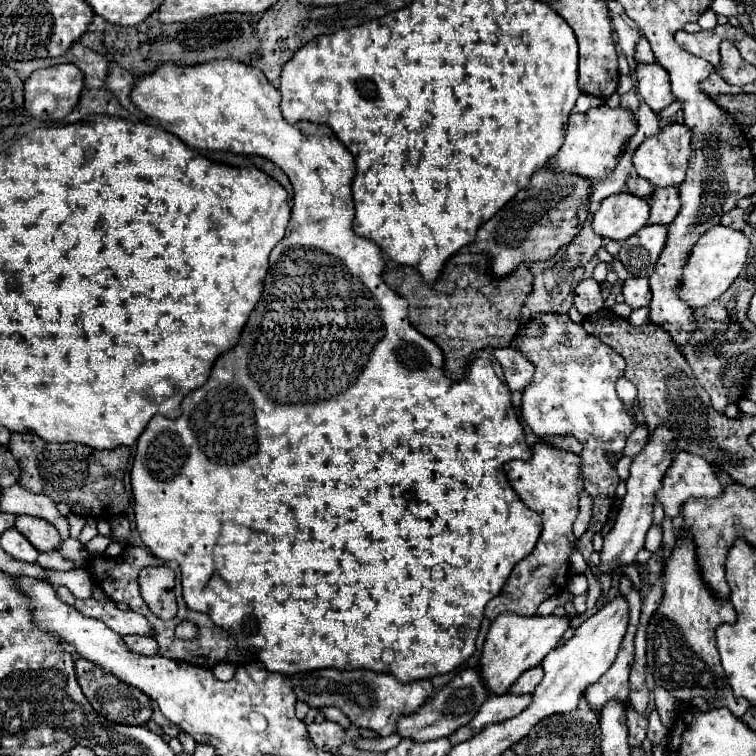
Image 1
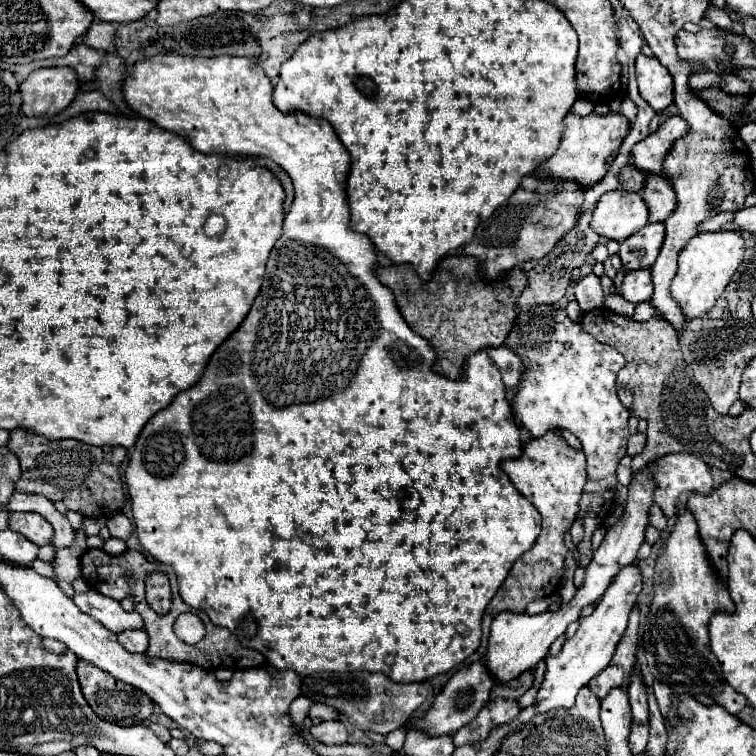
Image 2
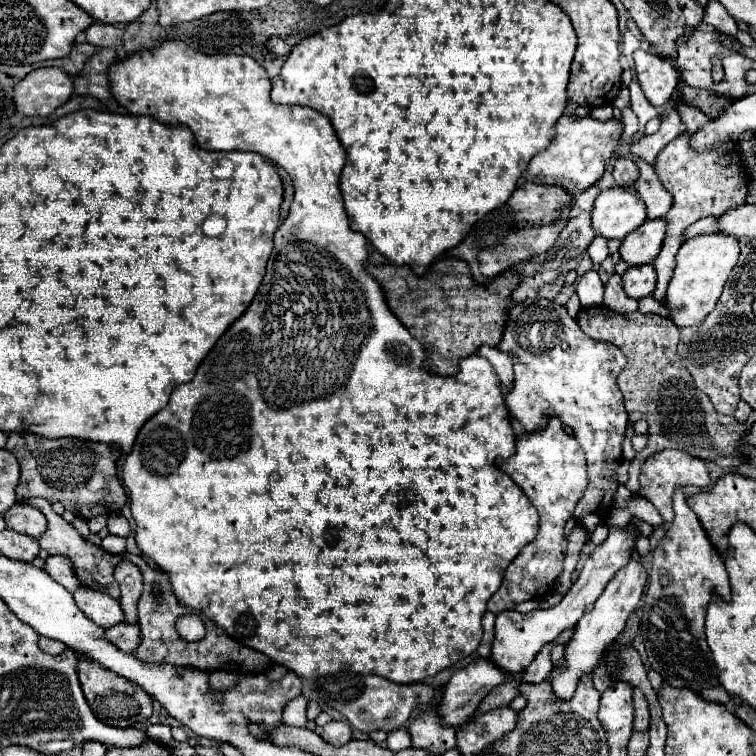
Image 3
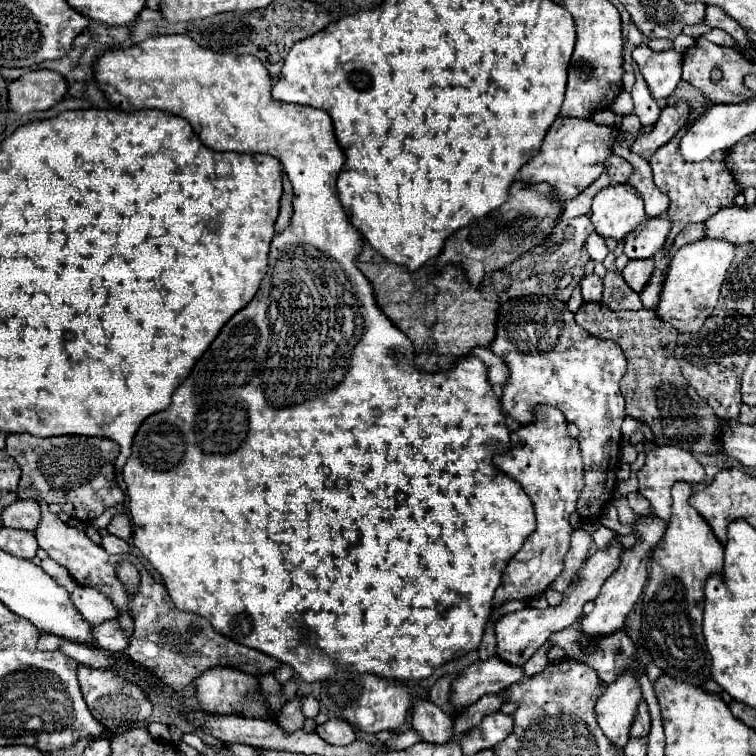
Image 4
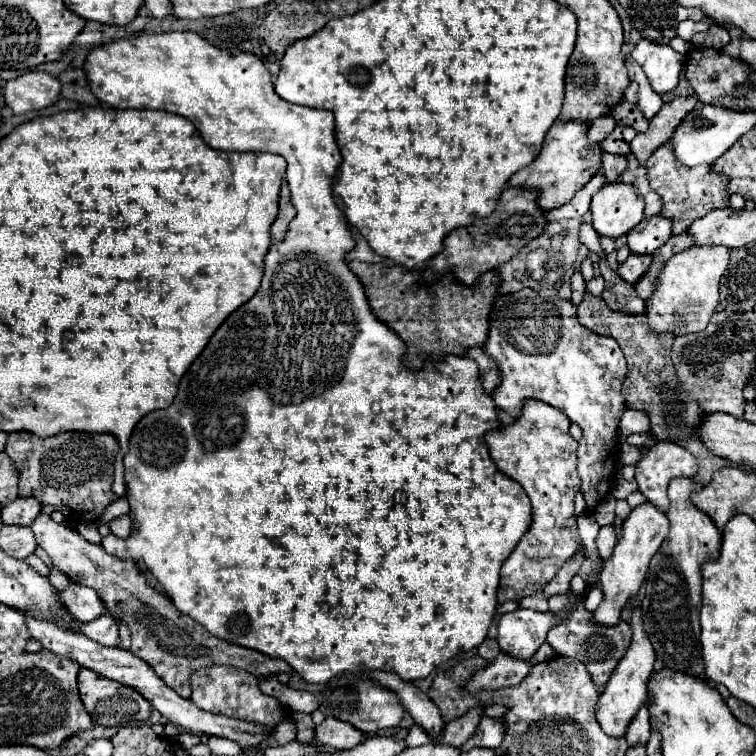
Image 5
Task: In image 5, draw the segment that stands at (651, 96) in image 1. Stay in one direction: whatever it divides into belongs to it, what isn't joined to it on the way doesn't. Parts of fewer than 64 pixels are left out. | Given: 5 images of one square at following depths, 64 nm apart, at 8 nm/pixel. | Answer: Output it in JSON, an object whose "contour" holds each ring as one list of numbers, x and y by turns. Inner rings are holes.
{"contour":[[642,38,632,50,632,58,646,72,654,92,664,94,676,88,684,56,674,52,668,44,658,44]]}

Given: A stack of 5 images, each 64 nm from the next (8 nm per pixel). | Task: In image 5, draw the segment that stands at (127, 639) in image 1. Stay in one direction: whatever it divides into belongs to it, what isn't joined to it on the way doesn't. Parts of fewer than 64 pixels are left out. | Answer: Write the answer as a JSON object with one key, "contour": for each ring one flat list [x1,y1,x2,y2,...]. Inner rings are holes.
{"contour":[[102,614,92,622,80,624,80,632,102,646,118,646,118,624,108,614]]}

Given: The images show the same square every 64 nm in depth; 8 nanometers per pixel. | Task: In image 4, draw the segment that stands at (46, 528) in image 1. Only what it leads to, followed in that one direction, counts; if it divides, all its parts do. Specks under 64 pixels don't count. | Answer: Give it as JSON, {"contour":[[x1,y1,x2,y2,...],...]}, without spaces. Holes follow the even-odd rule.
{"contour":[[16,500,2,512,2,526,34,530,40,522,40,504,36,500]]}

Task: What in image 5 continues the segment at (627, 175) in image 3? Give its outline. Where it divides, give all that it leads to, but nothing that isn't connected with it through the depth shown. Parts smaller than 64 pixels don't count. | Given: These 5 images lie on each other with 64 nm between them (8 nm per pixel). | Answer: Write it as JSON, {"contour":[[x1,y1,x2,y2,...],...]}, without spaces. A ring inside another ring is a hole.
{"contour":[[610,152,602,154,602,166,604,166,604,174,606,174,608,182,614,182,620,176,620,172,624,172,626,164,628,164,628,160,622,154,610,154]]}

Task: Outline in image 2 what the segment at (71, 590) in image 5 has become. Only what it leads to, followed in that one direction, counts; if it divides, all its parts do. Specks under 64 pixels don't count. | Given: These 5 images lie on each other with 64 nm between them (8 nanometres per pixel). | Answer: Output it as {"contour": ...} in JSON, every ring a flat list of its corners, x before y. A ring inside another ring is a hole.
{"contour":[[88,590,74,594,74,604,84,614,92,616,102,626,106,626,110,632,120,632,126,628,142,628,142,618,138,612,124,612,118,600,108,598,100,592]]}

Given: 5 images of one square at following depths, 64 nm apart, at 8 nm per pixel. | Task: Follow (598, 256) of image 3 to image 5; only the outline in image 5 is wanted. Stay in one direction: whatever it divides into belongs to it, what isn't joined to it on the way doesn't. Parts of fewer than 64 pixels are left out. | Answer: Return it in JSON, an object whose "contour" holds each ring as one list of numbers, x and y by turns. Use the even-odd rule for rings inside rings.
{"contour":[[586,222,580,226,580,242,582,242,590,252,594,252,594,254,598,254,598,256,604,256,602,248,600,248,600,242,598,242,596,230,594,230,590,224,586,224]]}

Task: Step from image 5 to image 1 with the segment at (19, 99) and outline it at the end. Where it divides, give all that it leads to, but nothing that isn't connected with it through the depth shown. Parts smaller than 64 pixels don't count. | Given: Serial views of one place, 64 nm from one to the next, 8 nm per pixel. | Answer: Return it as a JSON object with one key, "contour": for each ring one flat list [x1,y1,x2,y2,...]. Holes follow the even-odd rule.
{"contour":[[60,64,60,66,36,70,24,82,25,111,33,119,62,120,76,106,80,92,82,92,82,86,84,86,84,76,74,64]]}

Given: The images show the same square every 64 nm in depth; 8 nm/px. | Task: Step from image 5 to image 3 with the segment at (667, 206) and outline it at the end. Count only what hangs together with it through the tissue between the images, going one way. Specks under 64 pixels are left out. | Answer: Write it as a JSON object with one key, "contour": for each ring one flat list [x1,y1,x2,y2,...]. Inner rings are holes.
{"contour":[[678,104,678,112,682,122,686,124,686,132,671,141,658,156,654,162,654,172,660,180,660,184,672,194,674,202,670,212,666,214,666,222,668,222,668,230,666,230,666,240,664,246,660,250,660,254,654,260,654,268,658,274,658,282,656,282,656,290,654,296,664,302,664,292,668,286,668,280,672,278,672,270,674,270,674,256,682,244,682,232,696,220,706,218,706,216,722,216,722,212,726,212,728,208,736,208,740,204,744,204,746,196,748,196,748,182,744,180,744,172,740,172,740,160,736,162,736,156,740,154,740,148,736,148,736,144,722,144,712,152,706,152,704,156,694,156,694,152,690,152,686,148,686,142,689,140,690,134,696,132,696,128,700,124,706,124,706,118,702,112,696,112,694,108,688,108,686,104]]}

